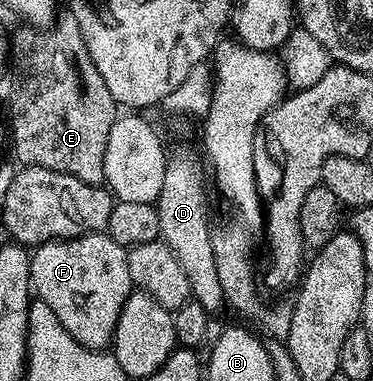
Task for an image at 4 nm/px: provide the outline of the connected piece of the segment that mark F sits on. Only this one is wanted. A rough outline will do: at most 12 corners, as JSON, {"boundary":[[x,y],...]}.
{"boundary":[[105,231],[36,246],[36,300],[89,349],[135,289]]}

